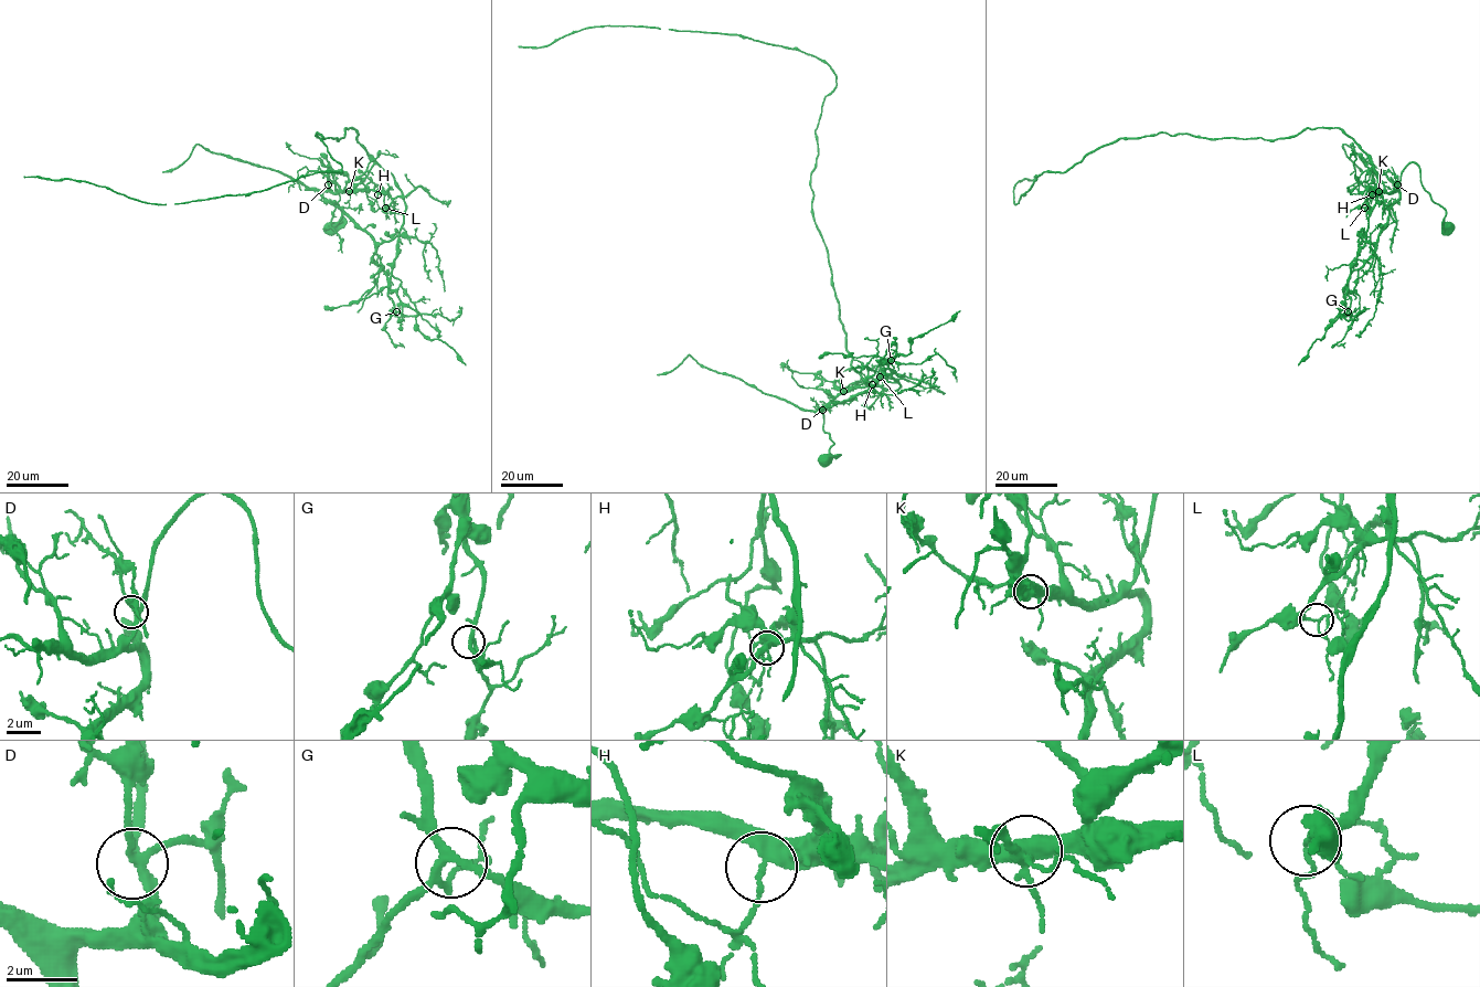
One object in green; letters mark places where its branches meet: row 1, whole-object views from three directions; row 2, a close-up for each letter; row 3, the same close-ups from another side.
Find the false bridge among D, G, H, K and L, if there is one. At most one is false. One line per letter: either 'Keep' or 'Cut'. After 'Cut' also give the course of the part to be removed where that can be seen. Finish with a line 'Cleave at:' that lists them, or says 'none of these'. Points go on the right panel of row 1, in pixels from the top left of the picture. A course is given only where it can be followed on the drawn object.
D: Keep
G: Keep
H: Keep
K: Keep
L: Cut. Course of the part to remove: (1363, 208), (1376, 199), (1372, 160), (1338, 128), (1117, 138), (1040, 174), (1015, 204), (1014, 186), (1034, 176)
Cleave at: L

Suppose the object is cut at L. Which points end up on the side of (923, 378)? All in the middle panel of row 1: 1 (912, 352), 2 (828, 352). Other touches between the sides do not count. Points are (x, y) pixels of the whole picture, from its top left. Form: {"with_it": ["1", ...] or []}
{"with_it": []}

